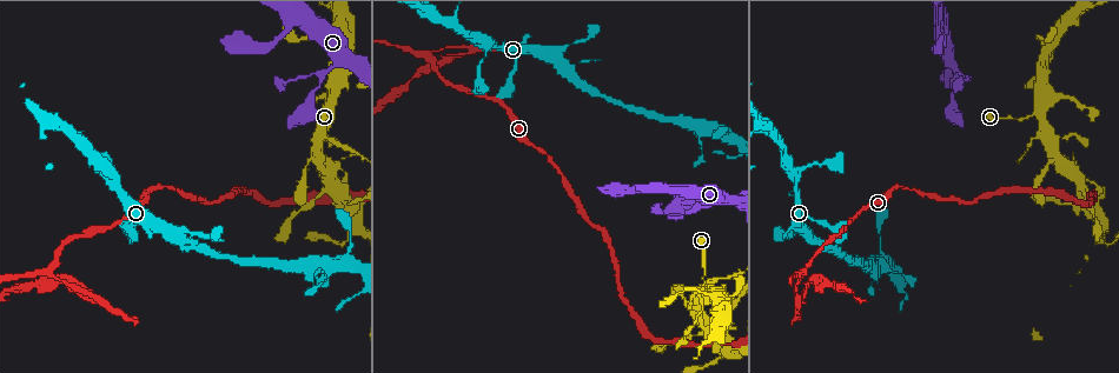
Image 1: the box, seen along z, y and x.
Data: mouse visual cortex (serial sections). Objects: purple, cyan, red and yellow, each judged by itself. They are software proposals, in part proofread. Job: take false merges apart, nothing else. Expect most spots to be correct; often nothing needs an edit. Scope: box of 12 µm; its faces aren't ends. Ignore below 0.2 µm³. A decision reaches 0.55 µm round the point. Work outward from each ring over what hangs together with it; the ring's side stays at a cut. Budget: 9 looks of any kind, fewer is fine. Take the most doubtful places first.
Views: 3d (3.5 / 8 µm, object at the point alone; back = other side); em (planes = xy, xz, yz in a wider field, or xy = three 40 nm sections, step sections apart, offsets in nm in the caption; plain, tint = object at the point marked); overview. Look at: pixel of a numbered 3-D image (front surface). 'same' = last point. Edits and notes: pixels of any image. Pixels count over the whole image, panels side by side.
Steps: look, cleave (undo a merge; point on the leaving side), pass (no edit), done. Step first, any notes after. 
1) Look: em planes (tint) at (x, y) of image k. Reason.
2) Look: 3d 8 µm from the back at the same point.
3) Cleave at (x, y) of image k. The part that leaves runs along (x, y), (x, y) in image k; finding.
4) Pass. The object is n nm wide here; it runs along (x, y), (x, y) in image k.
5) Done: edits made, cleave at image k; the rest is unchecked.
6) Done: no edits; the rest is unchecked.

Look: 3d 3.5 µm from the back at (802, 294) of image 1. Thick turns thin.

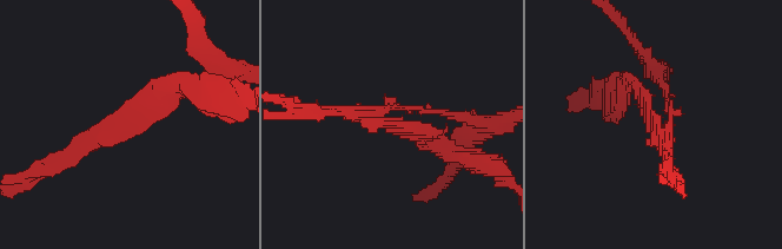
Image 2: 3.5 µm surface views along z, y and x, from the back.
Cleave at (426, 128) of image 2. The part that leaves runs along (384, 116), (466, 158) in image 2; a second cell is stuck on.

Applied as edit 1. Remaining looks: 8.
Look: 3d 3.5 µm at (116, 185) of image 1. Thick turns thin.

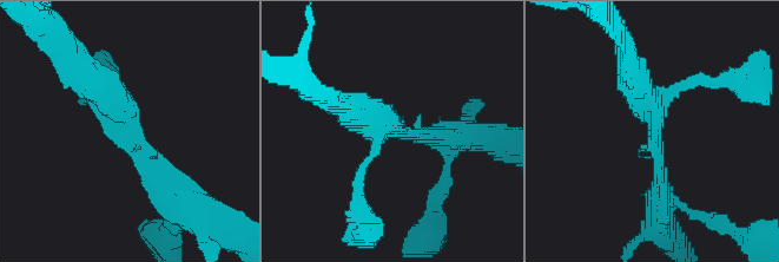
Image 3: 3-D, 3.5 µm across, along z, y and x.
Look: em planes (tint) at (133, 129) of image 3.

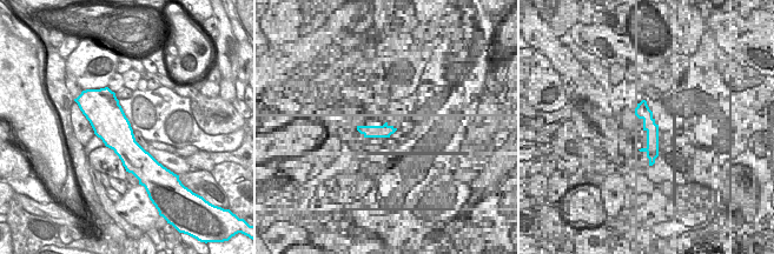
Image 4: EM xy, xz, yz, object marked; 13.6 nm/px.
Look: em xy step 2 (tint) at the same point. Another direction.

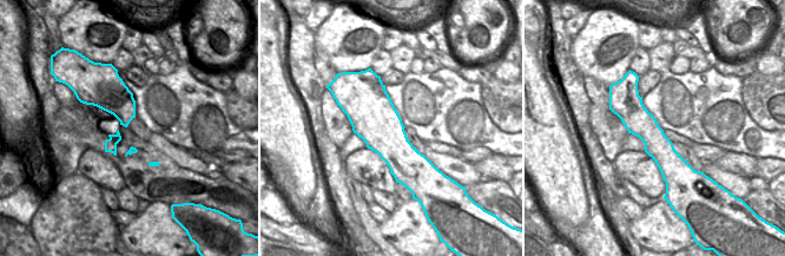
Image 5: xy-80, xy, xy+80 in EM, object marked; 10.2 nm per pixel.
Pass. The object is 480 nm wide here; it runs along (633, 81), (632, 112), (673, 174) in image 5; one cell here.

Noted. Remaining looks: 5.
Look: 3d 3.5 µm at (327, 114) of image 1. Sharp bend.

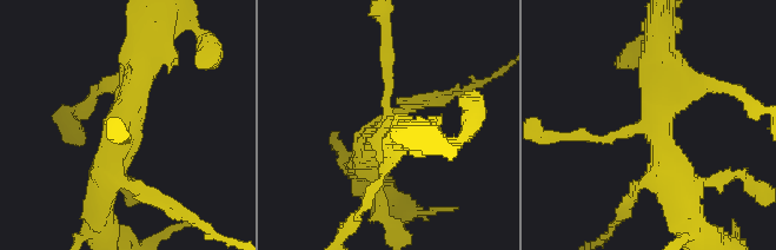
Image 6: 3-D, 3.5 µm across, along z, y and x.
Look: em xy step 2 (tint) at (653, 128) of image 6.

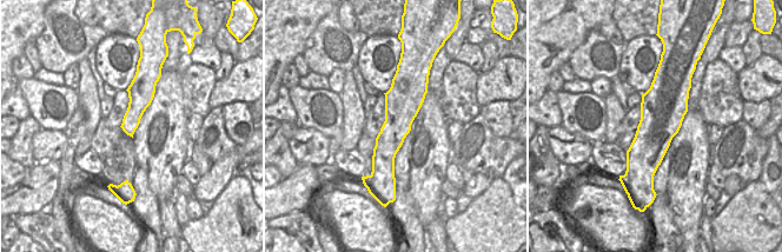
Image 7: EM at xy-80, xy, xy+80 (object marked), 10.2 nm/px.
Pass. Continuous, no second cell.

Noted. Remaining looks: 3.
Look: 3d 8 µm at (296, 17) of image 1. Abrupt turn.

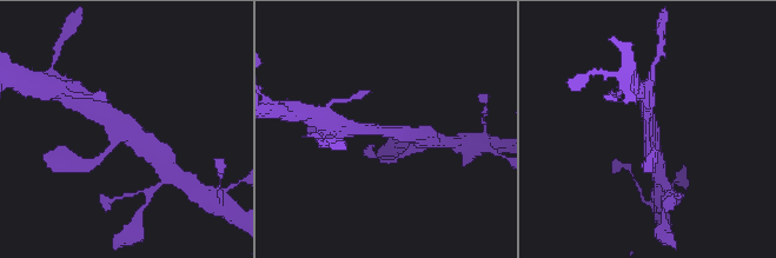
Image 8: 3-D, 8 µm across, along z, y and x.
Look: em xy step 1 (tint) at (122, 134) of image 8. Need the tissue.

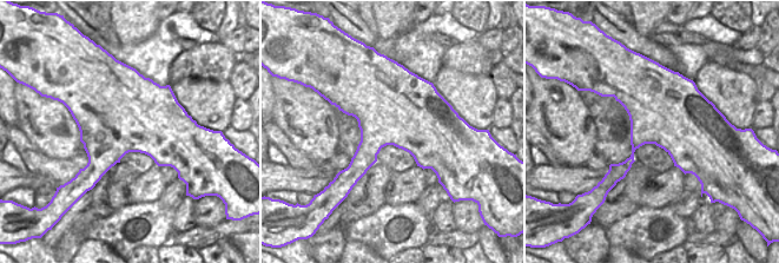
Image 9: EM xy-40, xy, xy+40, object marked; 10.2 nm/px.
Pass. It runs along (148, 147), (120, 133), (97, 159) in image 8; one cell here.

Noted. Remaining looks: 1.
Done: edits made, cleave at image 2; the rest is unchecked.

